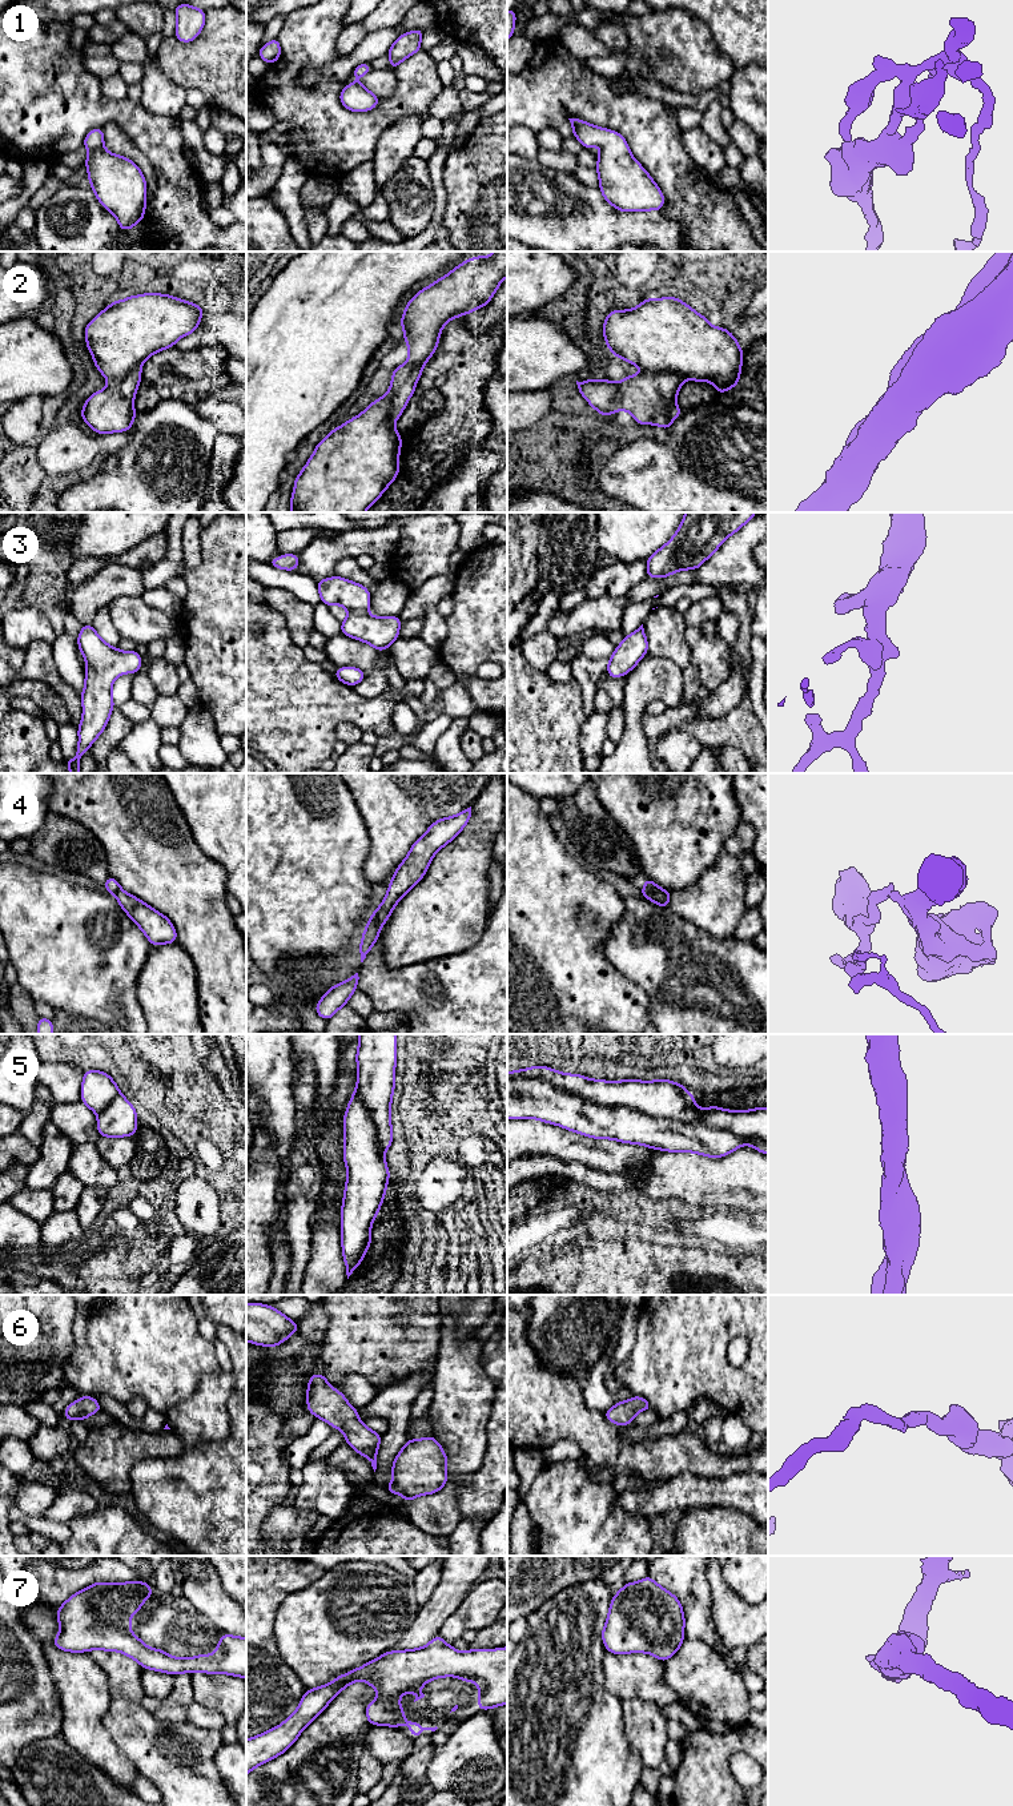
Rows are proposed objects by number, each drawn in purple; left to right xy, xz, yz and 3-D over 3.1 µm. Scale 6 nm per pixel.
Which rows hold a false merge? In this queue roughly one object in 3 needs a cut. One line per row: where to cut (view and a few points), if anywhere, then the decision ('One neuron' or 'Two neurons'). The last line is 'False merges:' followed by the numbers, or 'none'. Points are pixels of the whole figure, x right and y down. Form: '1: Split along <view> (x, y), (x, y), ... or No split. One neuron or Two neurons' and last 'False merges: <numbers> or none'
1: No split. One neuron
2: No split. One neuron
3: No split. One neuron
4: Split along yz (642, 891), (660, 891), (668, 895). Two neurons
5: Split along yz (507, 1076), (767, 1142). Two neurons
6: No split. One neuron
7: No split. One neuron
False merges: 4, 5

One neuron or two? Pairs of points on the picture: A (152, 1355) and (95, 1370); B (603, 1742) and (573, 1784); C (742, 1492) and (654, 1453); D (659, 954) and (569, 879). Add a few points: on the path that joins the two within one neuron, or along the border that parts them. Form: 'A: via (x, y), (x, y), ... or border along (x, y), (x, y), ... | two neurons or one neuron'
A: via (137, 1355), (115, 1356), (109, 1362) | one neuron
B: via (593, 1753), (575, 1773) | one neuron
C: border along (738, 1472), (722, 1479), (688, 1472), (676, 1476) | two neurons
D: border along (624, 900), (623, 914), (602, 948) | two neurons

